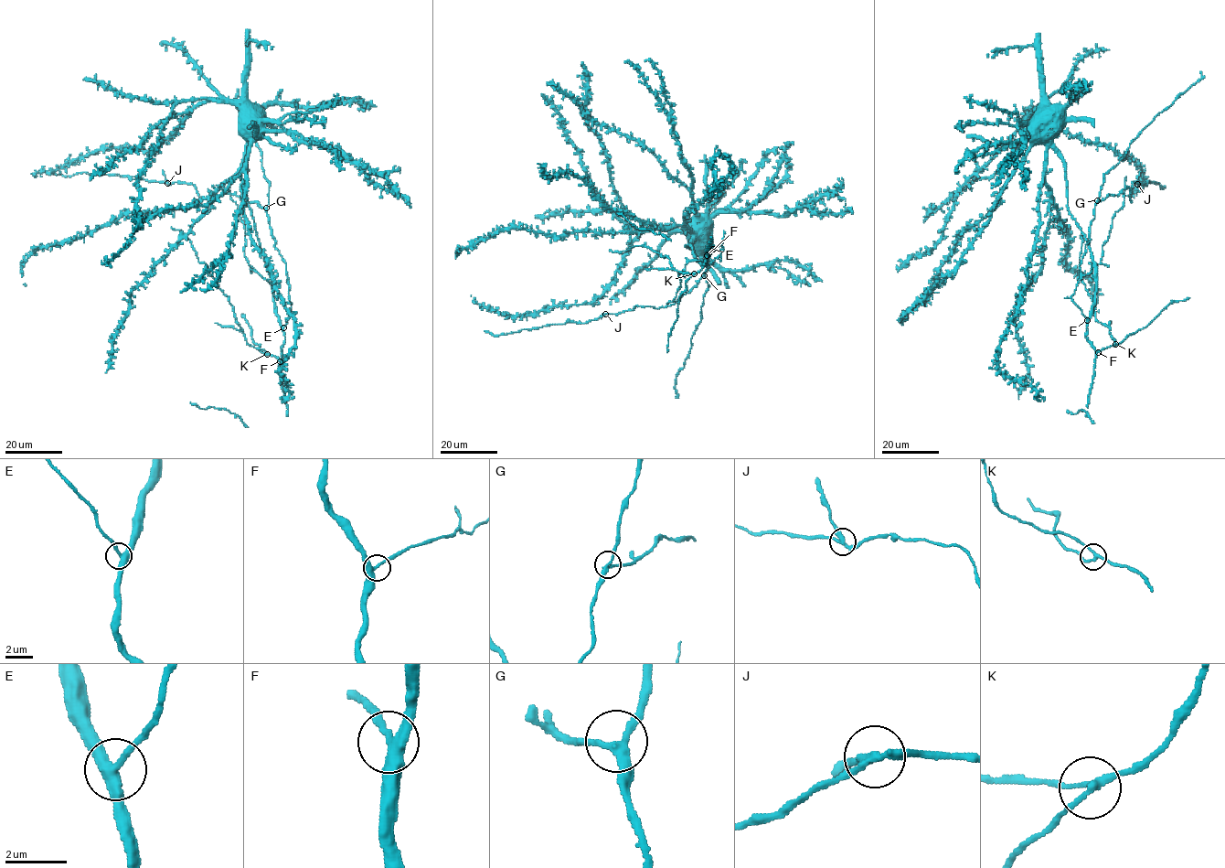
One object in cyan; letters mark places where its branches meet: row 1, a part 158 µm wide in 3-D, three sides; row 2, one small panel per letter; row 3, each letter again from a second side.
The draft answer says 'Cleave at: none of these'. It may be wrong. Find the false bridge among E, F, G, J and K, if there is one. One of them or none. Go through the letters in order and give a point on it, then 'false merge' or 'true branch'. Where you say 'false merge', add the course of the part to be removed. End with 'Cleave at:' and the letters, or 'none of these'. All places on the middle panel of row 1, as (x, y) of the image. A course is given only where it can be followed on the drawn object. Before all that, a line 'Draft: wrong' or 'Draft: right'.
Draft: wrong
E: at (713, 249); true branch
F: at (707, 255); true branch
G: at (704, 275); true branch
J: at (605, 314); false merge
K: at (694, 273); true branch
Cleave at: J

